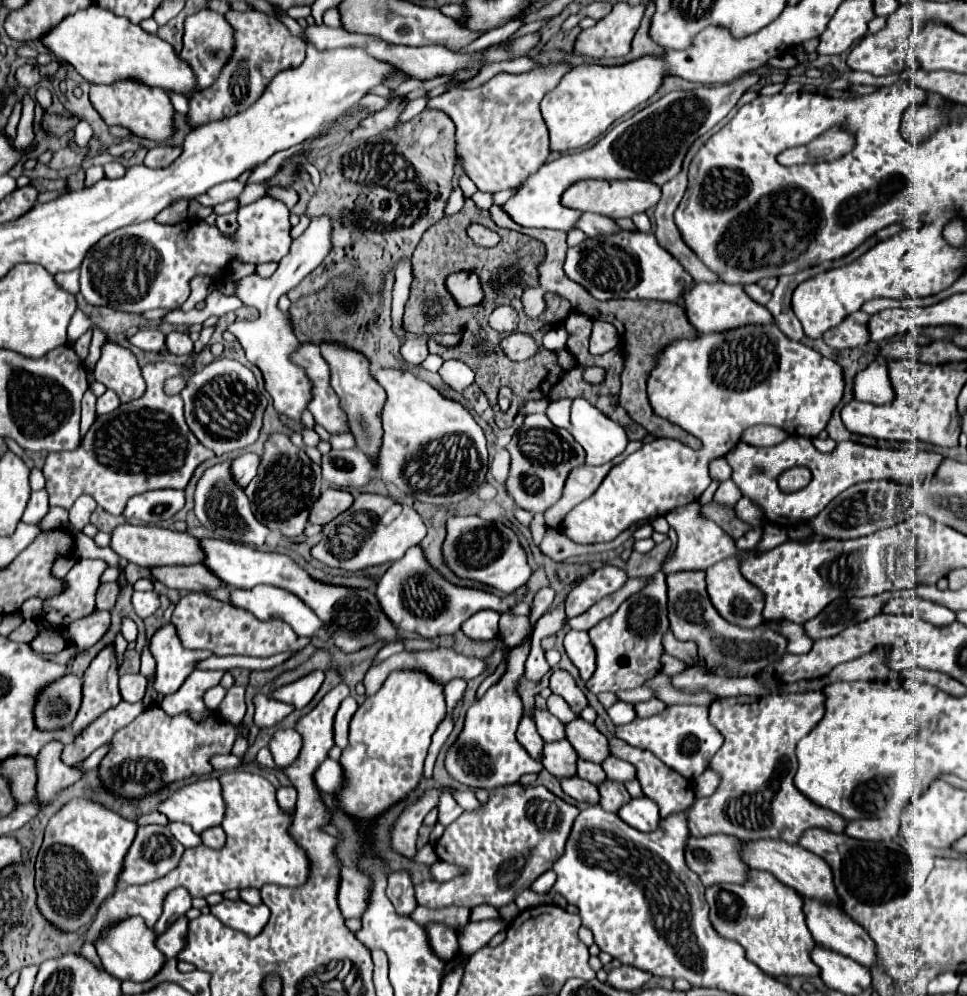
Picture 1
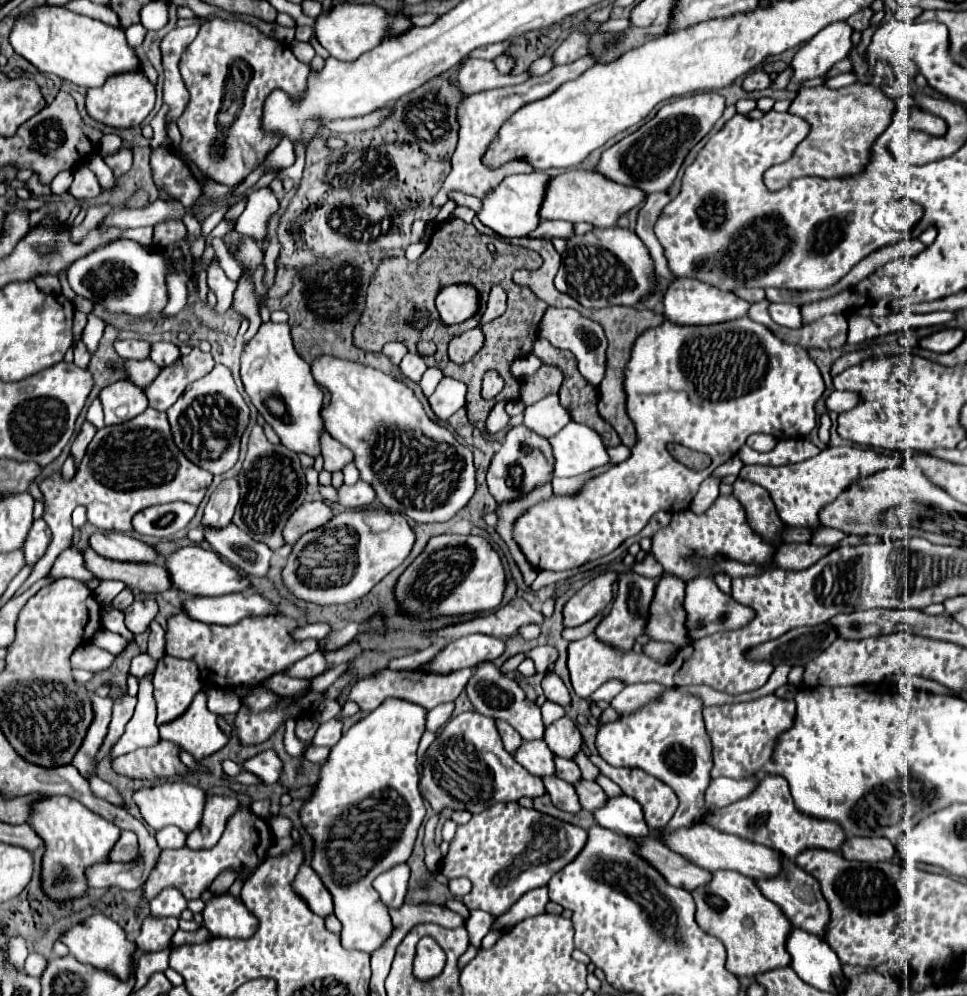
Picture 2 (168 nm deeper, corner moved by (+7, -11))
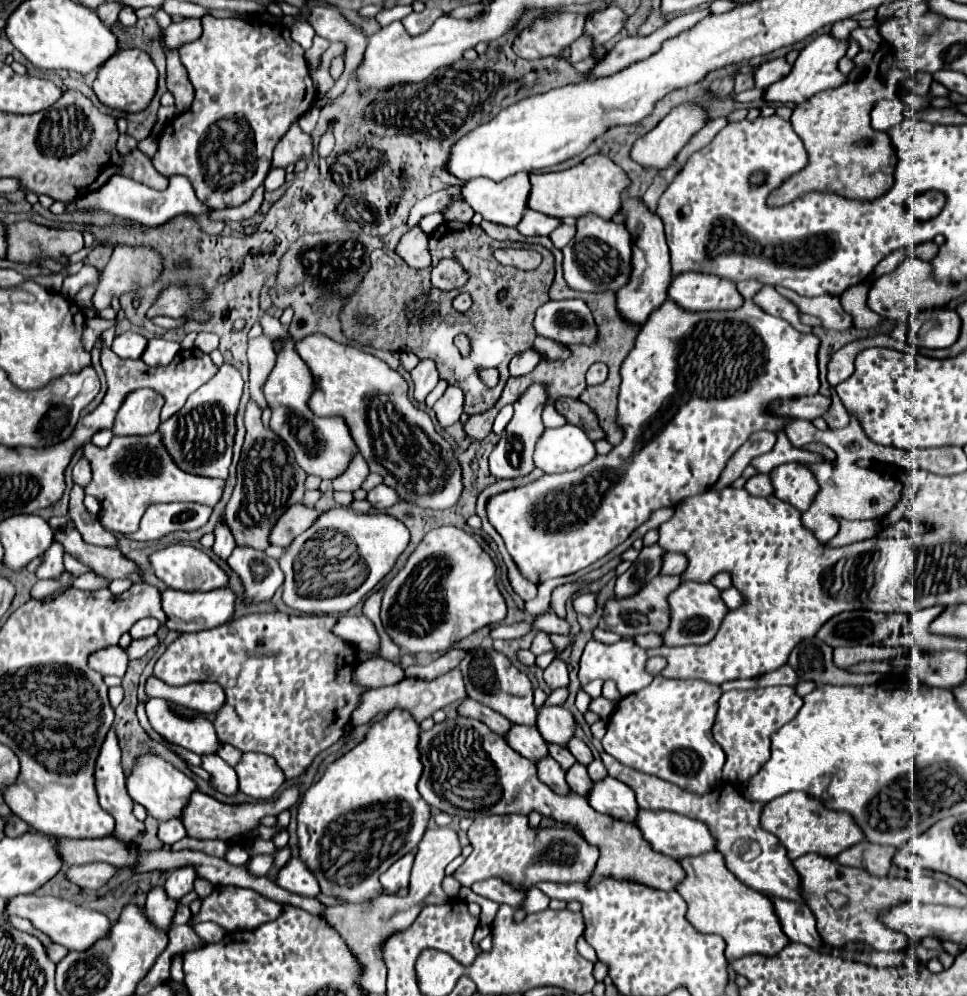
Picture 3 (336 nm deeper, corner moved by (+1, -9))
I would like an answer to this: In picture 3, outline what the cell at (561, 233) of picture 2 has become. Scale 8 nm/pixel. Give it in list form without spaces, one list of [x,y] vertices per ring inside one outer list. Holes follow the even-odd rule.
[[[528,210],[528,214],[524,214],[524,222],[520,222],[518,232],[522,236],[550,236],[552,230],[556,230],[562,224],[560,218],[552,218],[552,216],[544,216],[540,212]]]

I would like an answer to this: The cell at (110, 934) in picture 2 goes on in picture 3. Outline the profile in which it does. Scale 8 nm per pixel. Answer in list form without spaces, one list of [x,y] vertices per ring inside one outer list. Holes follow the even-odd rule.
[[[16,896],[10,898],[4,912],[4,916],[22,916],[28,918],[38,930],[42,930],[44,934],[48,934],[56,944],[66,946],[68,950],[76,950],[76,952],[84,952],[88,948],[92,948],[100,938],[110,934],[110,920],[96,912],[96,910],[86,910],[80,908],[68,900],[60,900],[60,898],[52,898],[52,896]]]

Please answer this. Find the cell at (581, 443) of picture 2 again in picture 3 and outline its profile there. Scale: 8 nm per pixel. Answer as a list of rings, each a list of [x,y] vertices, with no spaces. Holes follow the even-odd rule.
[[[574,424],[546,430],[534,454],[536,468],[542,468],[546,474],[576,470],[592,462],[594,458],[596,458],[594,442],[582,428]]]

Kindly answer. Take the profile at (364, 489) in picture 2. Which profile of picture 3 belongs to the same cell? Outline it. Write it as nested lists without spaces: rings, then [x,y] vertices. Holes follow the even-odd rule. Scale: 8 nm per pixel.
[[[378,484],[376,488],[372,488],[366,496],[366,500],[376,508],[376,510],[386,510],[392,504],[396,504],[400,498],[396,498],[396,492],[384,484]]]

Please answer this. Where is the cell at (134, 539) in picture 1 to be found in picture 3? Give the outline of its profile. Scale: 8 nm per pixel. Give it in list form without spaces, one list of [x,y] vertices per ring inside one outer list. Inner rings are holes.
[[[74,484],[72,490],[70,490],[70,518],[78,526],[78,532],[82,534],[84,542],[94,544],[94,546],[116,548],[118,546],[116,536],[112,532],[108,532],[106,528],[100,526],[98,518],[84,508],[82,498],[84,498],[84,488],[80,488],[78,484]]]

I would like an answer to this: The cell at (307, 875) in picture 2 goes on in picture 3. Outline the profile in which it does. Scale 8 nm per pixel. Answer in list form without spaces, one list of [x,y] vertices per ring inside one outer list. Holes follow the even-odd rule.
[[[290,834],[290,844],[292,844],[292,858],[288,862],[288,866],[284,866],[282,870],[278,870],[276,874],[276,884],[282,886],[284,890],[292,892],[292,894],[300,894],[306,898],[318,898],[320,896],[320,886],[316,884],[314,874],[308,870],[308,866],[300,860],[298,854],[298,842],[296,842],[296,834]]]

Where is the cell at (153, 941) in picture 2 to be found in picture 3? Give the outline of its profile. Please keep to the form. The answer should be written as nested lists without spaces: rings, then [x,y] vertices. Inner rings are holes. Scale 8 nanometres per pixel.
[[[162,886],[152,888],[148,892],[148,900],[146,900],[146,914],[148,914],[150,924],[154,928],[160,928],[160,930],[170,930],[176,906],[178,906],[176,902],[168,900]]]

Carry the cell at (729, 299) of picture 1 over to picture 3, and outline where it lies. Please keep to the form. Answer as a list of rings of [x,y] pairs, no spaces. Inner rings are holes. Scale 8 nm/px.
[[[698,272],[678,274],[668,288],[668,296],[690,312],[736,310],[744,304],[734,282]]]

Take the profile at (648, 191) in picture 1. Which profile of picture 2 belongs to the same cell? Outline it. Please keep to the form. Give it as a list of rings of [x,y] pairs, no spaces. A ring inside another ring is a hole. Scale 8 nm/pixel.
[[[576,168],[550,178],[550,184],[546,186],[546,196],[542,200],[540,216],[542,220],[566,220],[572,224],[588,222],[598,228],[610,228],[616,226],[622,214],[638,206],[642,200],[644,200],[644,192],[636,186],[624,186],[612,182],[610,178],[598,174],[596,170]]]

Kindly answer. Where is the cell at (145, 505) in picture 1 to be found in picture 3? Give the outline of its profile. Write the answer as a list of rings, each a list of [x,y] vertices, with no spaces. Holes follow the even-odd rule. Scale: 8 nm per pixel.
[[[194,502],[176,504],[152,504],[140,520],[140,528],[132,534],[132,540],[158,540],[176,530],[198,530],[212,514],[210,506]]]

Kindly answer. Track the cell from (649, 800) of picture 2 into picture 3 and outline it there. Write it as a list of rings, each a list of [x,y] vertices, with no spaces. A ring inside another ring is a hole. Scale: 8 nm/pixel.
[[[600,752],[600,758],[608,770],[608,774],[616,780],[622,780],[624,784],[628,784],[638,798],[638,804],[644,810],[670,810],[688,818],[696,818],[700,822],[704,822],[706,826],[710,826],[710,832],[714,834],[714,838],[718,840],[718,852],[722,852],[722,856],[726,858],[726,866],[750,888],[758,890],[764,896],[770,898],[782,898],[782,900],[792,900],[792,902],[802,902],[804,904],[804,894],[800,892],[800,876],[792,864],[792,860],[788,858],[784,846],[780,844],[778,838],[772,838],[772,834],[764,832],[760,828],[760,810],[764,804],[760,802],[748,802],[732,784],[722,784],[716,788],[716,792],[712,794],[692,794],[682,790],[680,786],[660,780],[656,776],[650,774],[642,774],[638,770],[632,770],[624,764],[620,764],[618,760],[614,760],[610,754]],[[748,844],[756,844],[758,846],[758,854],[754,858],[750,858],[748,852]]]

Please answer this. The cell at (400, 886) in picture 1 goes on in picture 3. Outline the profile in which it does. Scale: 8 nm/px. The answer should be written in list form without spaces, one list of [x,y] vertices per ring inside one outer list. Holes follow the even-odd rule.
[[[406,854],[404,858],[396,860],[396,864],[392,864],[392,866],[380,876],[382,886],[384,886],[390,894],[398,894],[400,888],[406,888],[406,886],[408,886],[412,862],[414,862],[414,854]]]

